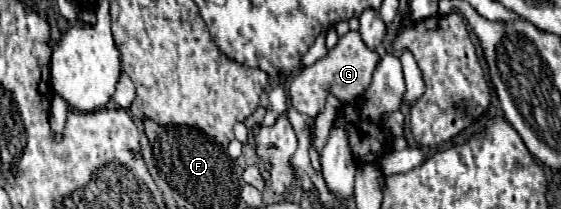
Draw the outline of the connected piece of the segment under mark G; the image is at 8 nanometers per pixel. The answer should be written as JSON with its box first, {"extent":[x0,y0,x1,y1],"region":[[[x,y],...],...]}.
{"extent":[289,32,379,118],"region":[[[349,32],[349,34],[339,38],[337,46],[333,50],[329,50],[329,54],[325,58],[321,58],[315,64],[299,70],[291,78],[291,86],[289,86],[291,102],[297,108],[297,112],[307,114],[309,118],[315,118],[319,114],[319,110],[325,106],[325,98],[329,92],[335,94],[343,104],[355,102],[369,88],[373,70],[377,68],[377,62],[379,62],[377,52],[365,48],[359,32]]]}

